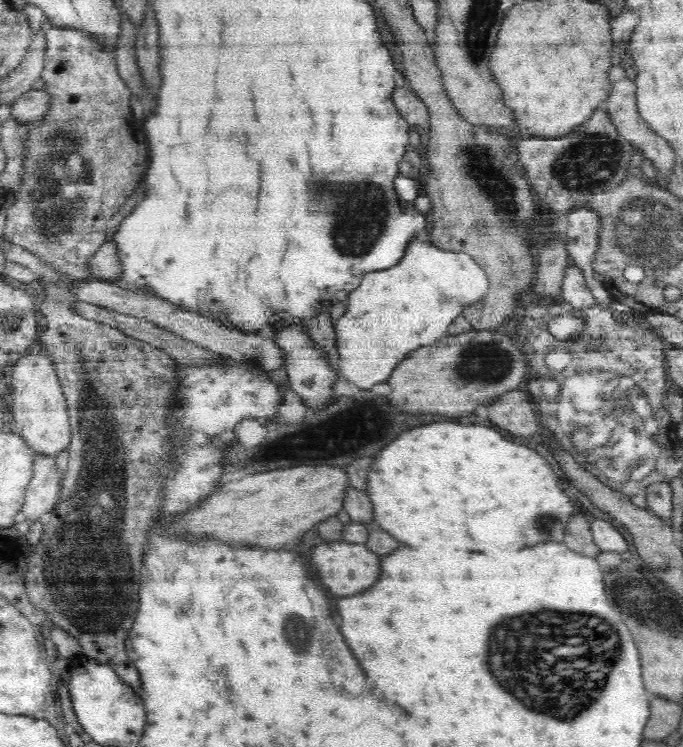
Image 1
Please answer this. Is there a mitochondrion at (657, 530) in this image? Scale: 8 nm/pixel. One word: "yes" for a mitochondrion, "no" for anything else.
no

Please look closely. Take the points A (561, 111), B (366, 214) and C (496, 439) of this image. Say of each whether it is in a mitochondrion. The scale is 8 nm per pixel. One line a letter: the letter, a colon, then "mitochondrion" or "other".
A: other
B: mitochondrion
C: other

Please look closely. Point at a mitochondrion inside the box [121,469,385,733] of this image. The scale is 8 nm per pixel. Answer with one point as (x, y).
(298, 634)

